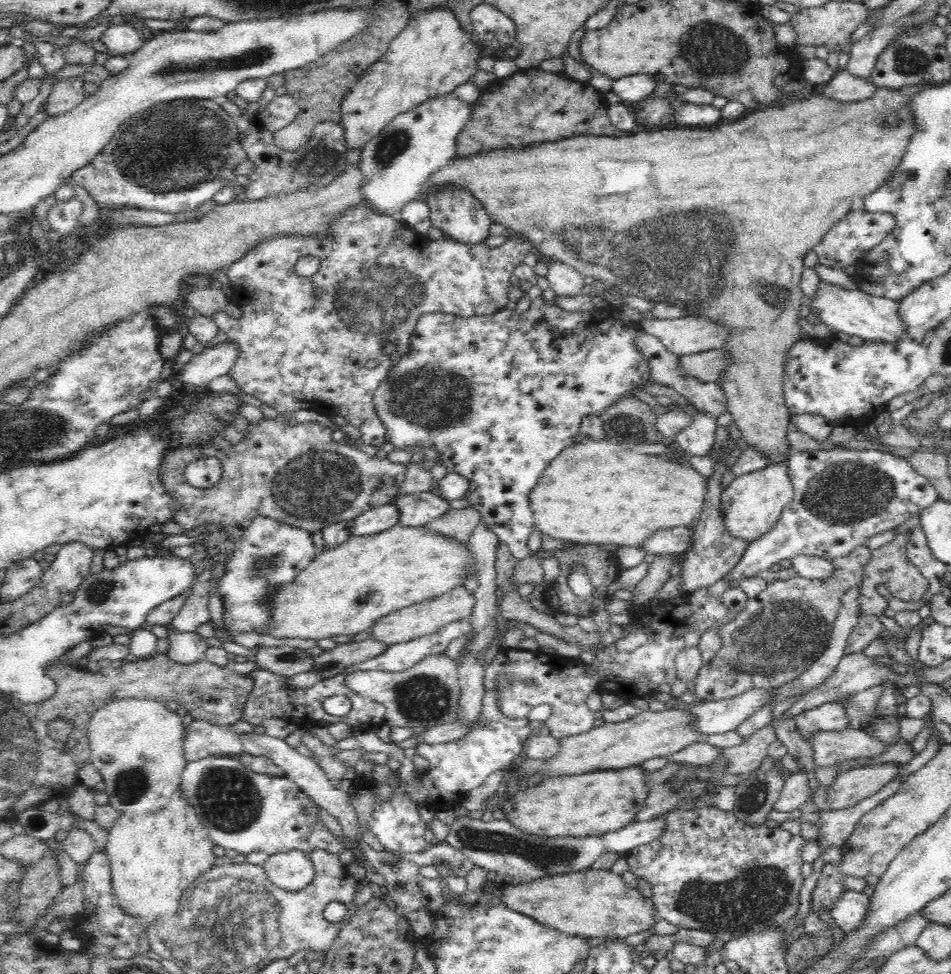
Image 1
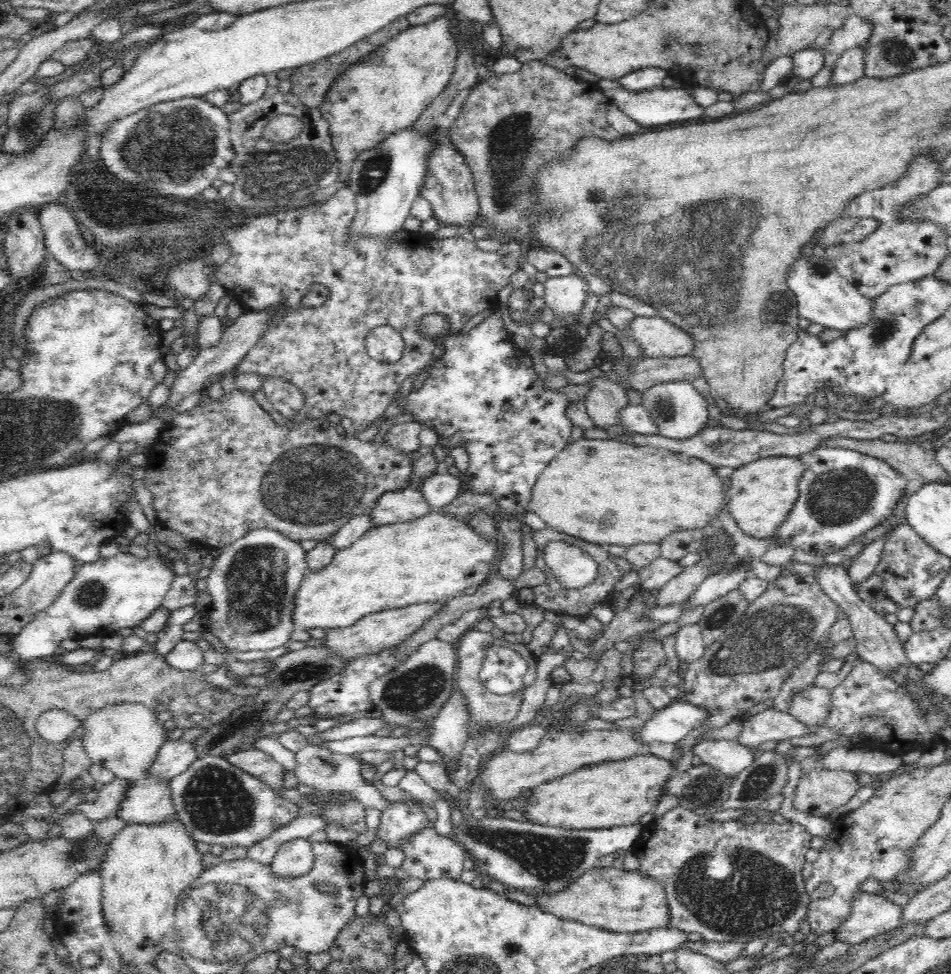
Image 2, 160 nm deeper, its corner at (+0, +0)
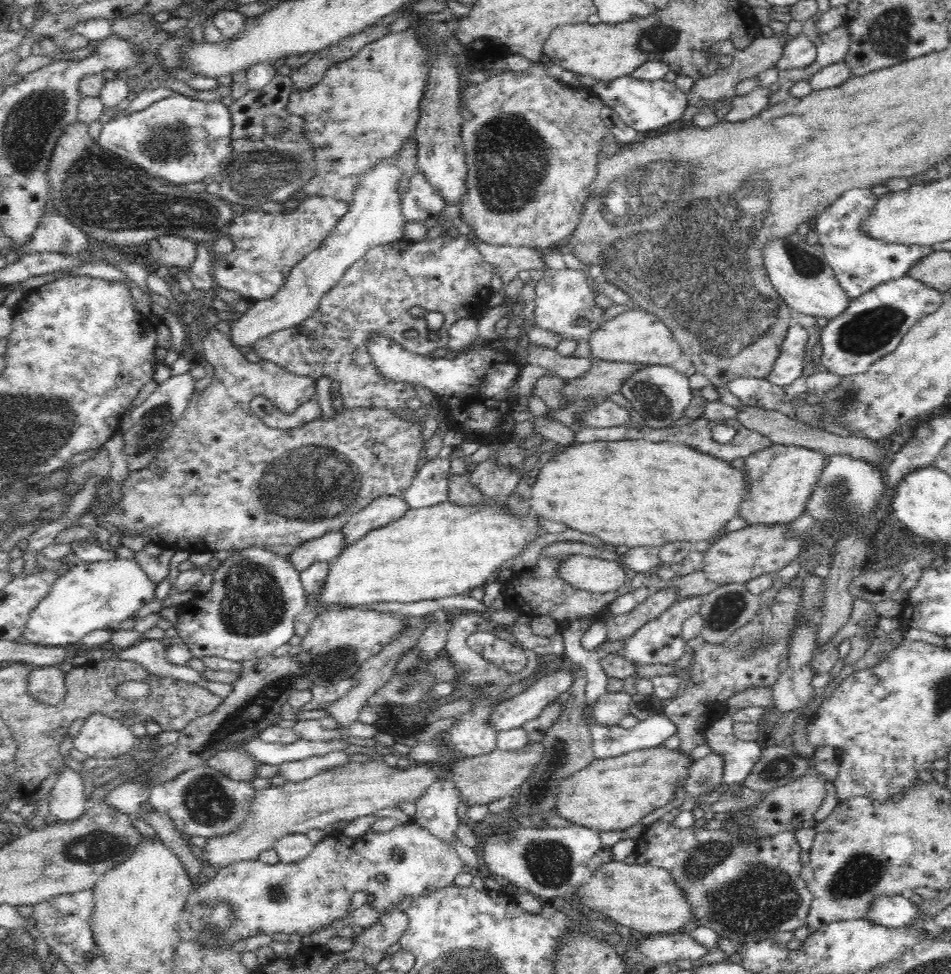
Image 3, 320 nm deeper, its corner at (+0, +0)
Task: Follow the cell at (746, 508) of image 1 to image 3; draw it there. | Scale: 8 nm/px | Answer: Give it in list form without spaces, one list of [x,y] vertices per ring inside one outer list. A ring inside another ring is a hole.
[[[776,443],[747,456],[742,470],[746,473],[748,486],[738,516],[750,525],[781,525],[796,520],[805,511],[814,486],[829,463],[829,456],[820,451]]]

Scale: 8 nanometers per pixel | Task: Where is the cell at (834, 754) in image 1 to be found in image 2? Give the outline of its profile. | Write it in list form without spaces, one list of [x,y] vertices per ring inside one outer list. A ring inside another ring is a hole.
[[[776,708],[762,710],[754,714],[748,722],[742,723],[743,730],[738,742],[752,750],[768,741],[784,741],[816,734],[817,730],[794,719]]]

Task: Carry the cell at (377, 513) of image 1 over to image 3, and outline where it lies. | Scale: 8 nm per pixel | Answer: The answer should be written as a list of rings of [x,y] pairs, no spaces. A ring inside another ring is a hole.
[[[336,530],[298,545],[295,550],[289,554],[288,560],[290,560],[294,568],[301,573],[315,562],[332,562],[344,548],[346,548],[346,546],[344,544],[343,532]]]

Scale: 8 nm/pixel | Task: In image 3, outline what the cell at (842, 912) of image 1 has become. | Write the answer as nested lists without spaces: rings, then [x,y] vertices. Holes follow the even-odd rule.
[[[903,895],[878,896],[864,919],[880,926],[896,928],[926,920],[920,907]]]

